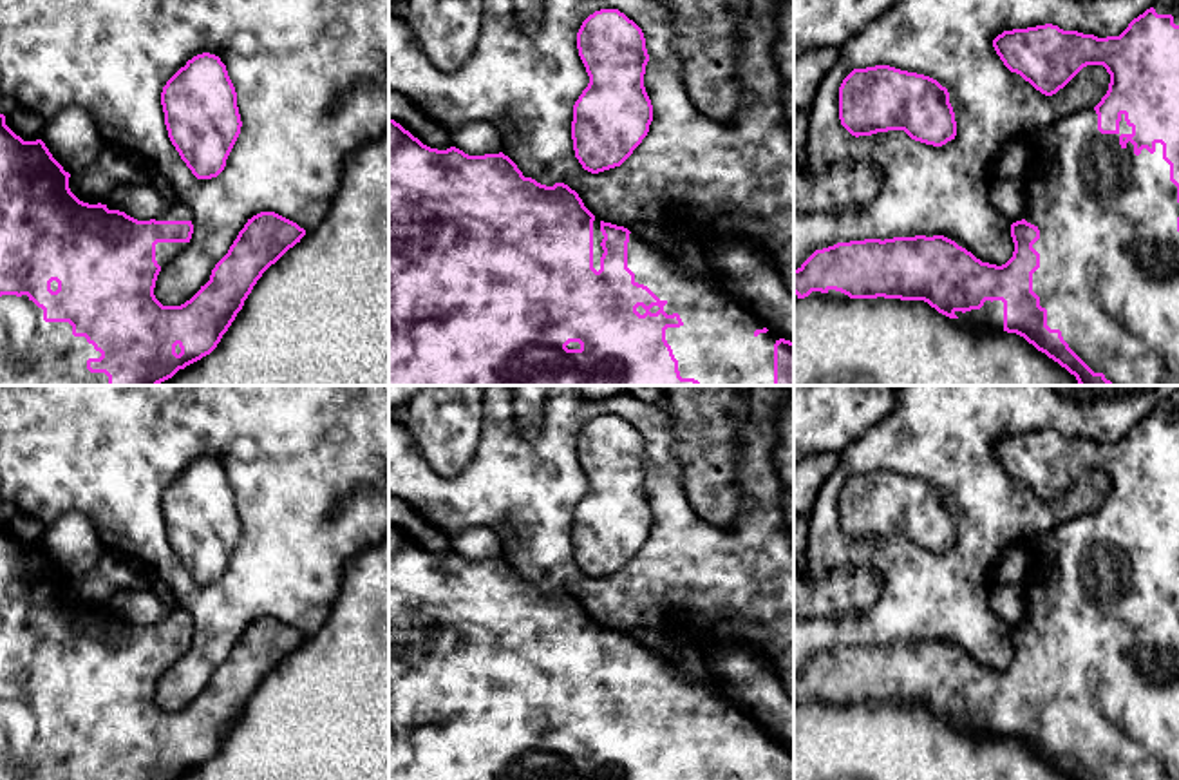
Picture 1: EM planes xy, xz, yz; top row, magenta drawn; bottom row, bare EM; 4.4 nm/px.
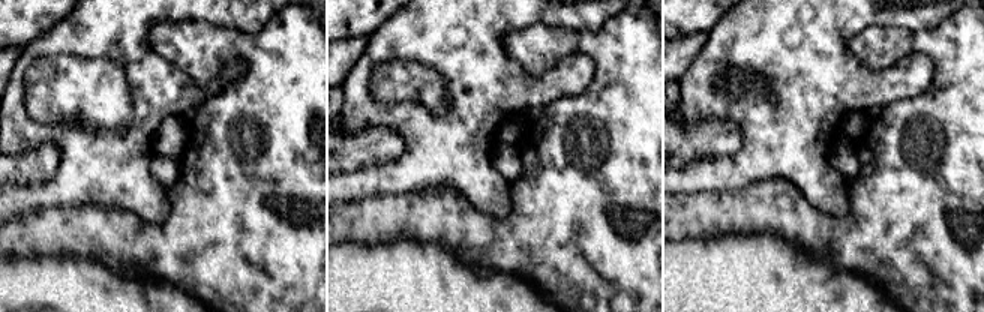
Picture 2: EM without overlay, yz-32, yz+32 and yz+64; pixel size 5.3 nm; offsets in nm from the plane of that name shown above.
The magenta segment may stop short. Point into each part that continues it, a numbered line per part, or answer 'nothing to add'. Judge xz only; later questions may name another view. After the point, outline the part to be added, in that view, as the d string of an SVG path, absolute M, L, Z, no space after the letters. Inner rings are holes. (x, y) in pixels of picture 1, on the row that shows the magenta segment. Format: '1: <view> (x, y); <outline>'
1: xz (716, 346); M629 233L627 268L635 273L635 282L665 300L664 311L678 313L684 322L665 329L680 376L694 378L700 385L774 385L774 344L779 337L772 331L763 333L765 322L756 313L731 293L689 275L684 264L685 257L656 250L638 233Z

